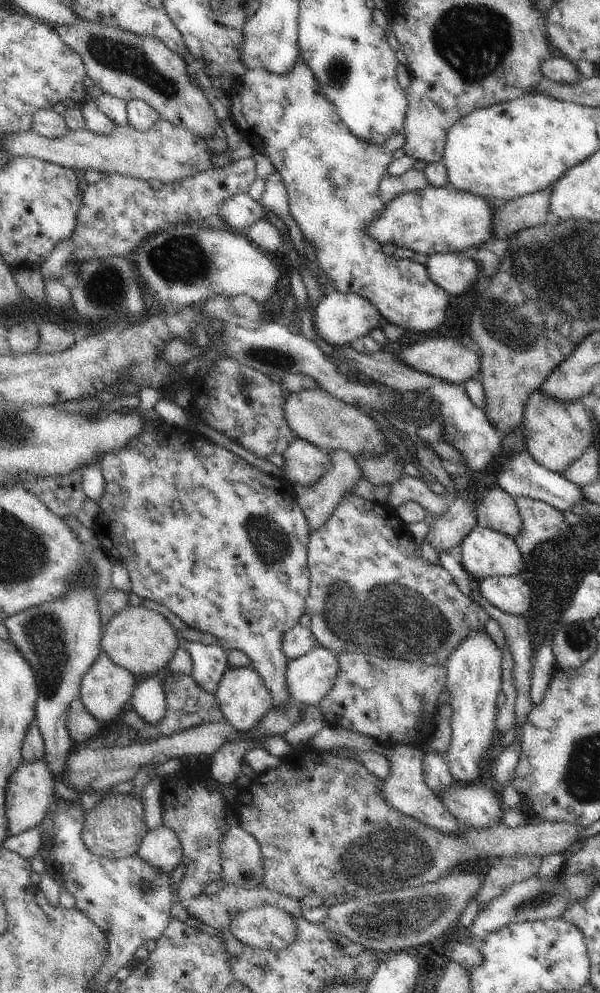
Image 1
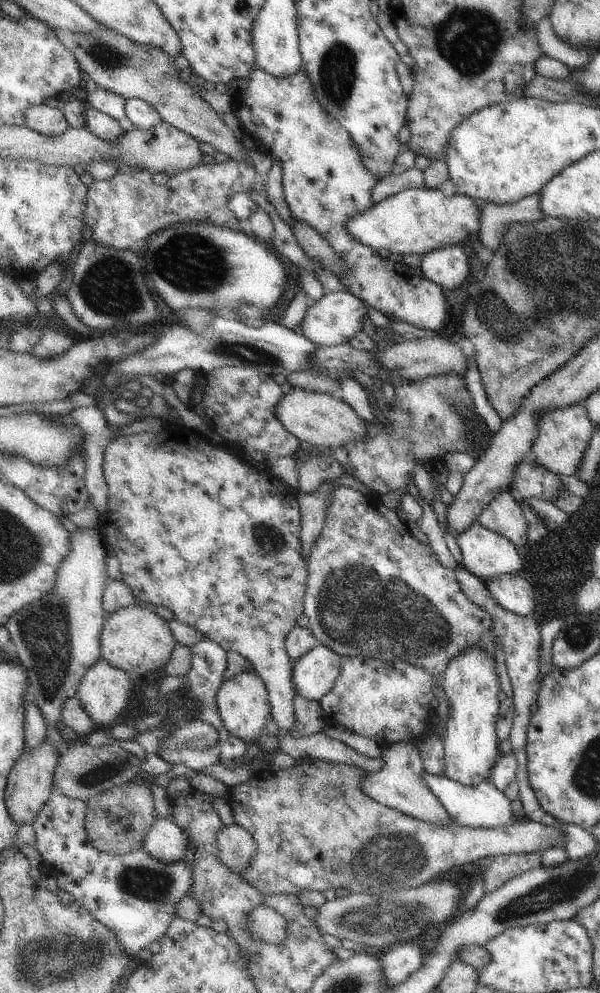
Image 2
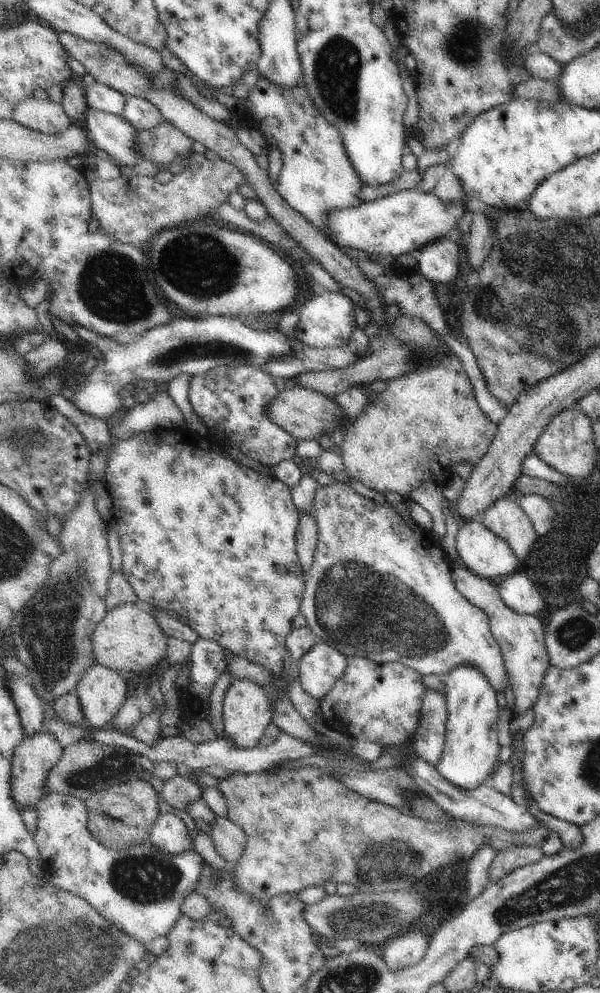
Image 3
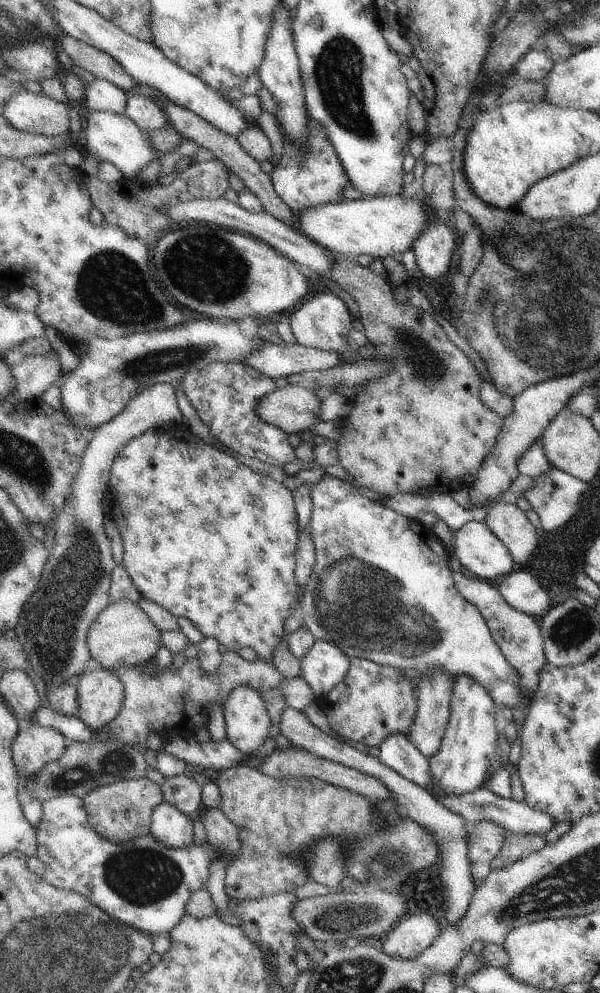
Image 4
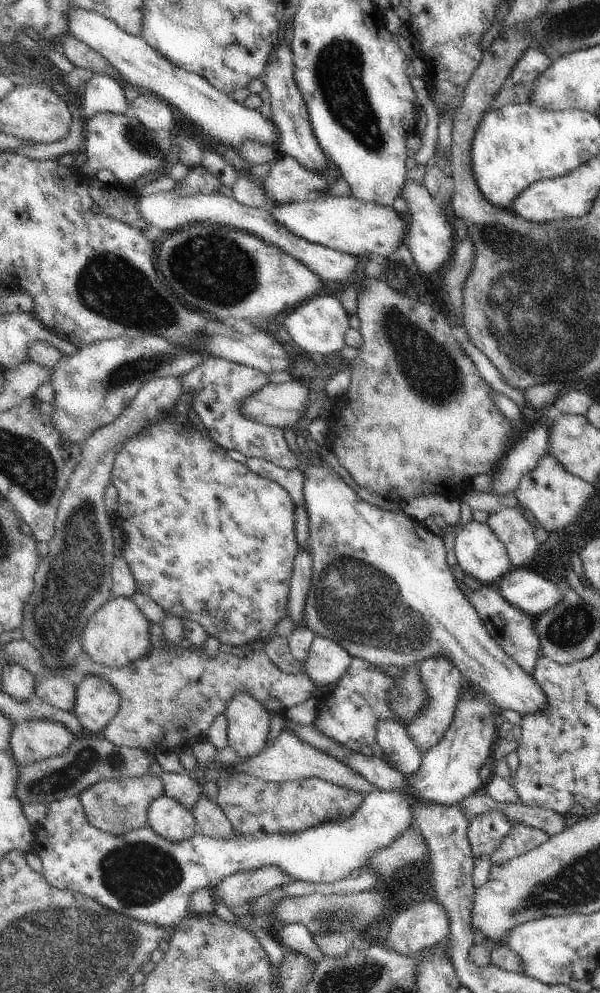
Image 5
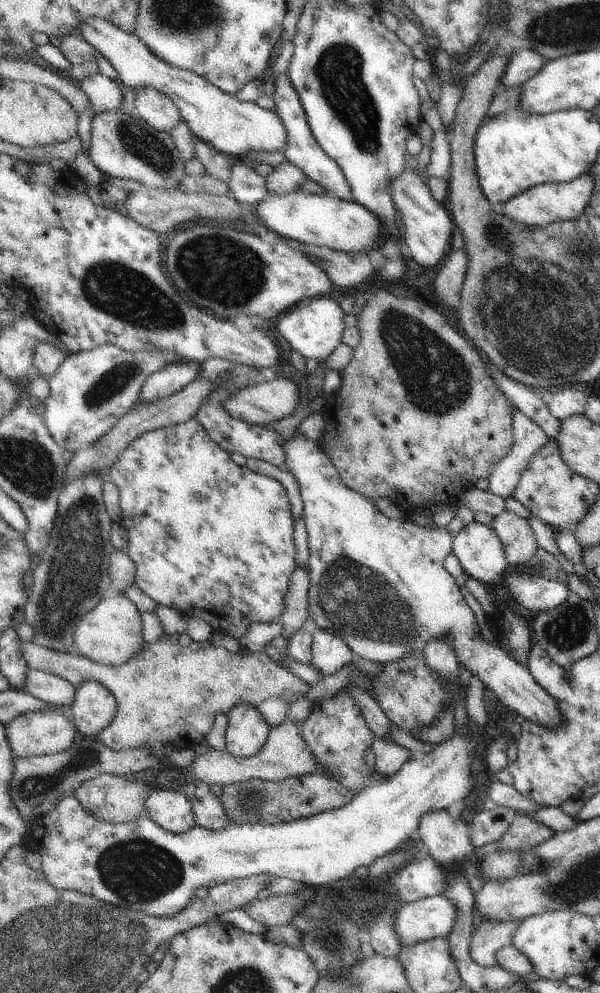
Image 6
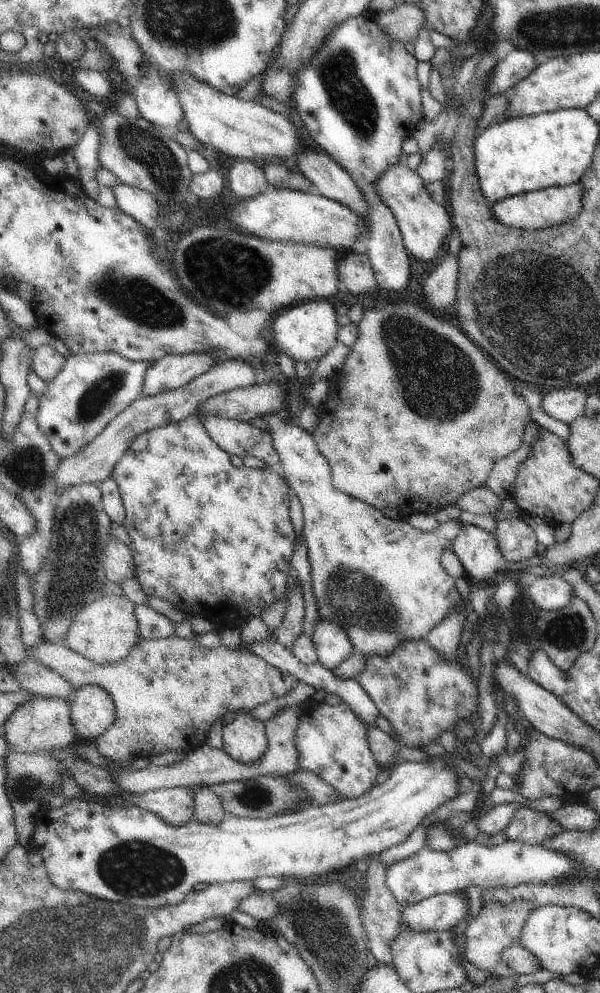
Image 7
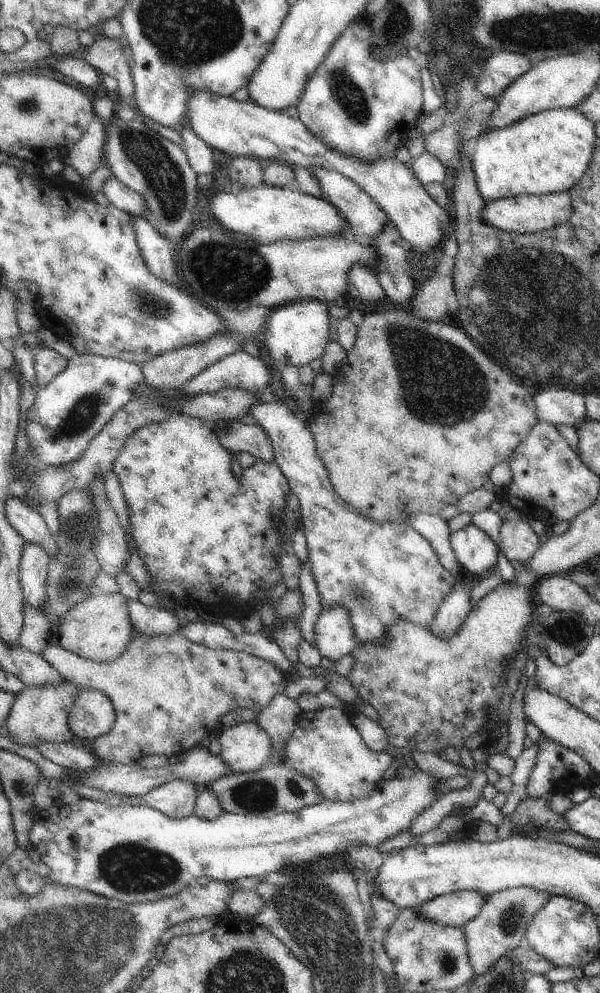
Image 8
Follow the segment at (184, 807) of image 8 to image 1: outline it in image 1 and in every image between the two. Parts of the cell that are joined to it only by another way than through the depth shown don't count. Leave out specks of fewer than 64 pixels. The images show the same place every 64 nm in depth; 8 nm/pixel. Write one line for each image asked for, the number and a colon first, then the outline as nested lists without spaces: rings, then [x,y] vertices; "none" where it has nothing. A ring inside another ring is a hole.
1: [[[159,826],[155,828],[155,832],[147,834],[137,856],[149,862],[157,874],[169,876],[181,864],[183,850],[175,832]]]
2: [[[157,818],[143,846],[143,850],[147,850],[147,854],[161,864],[179,864],[185,856],[185,848],[185,834],[171,818]]]
3: [[[161,814],[153,822],[153,834],[149,838],[155,850],[161,850],[171,856],[179,856],[191,848],[191,838],[187,836],[185,824],[177,814]]]
4: [[[161,802],[153,810],[153,838],[167,848],[181,850],[193,842],[193,828],[189,818],[171,804]]]
5: [[[161,796],[153,802],[149,810],[149,826],[153,826],[155,834],[173,844],[191,840],[191,836],[195,836],[197,832],[197,822],[193,814],[167,796]]]
6: [[[157,788],[147,800],[147,816],[169,834],[185,834],[195,826],[191,802],[177,788]]]
7: [[[165,788],[153,790],[143,796],[133,796],[133,802],[167,822],[173,828],[185,826],[193,820],[195,804],[193,804],[193,790],[191,788]]]

